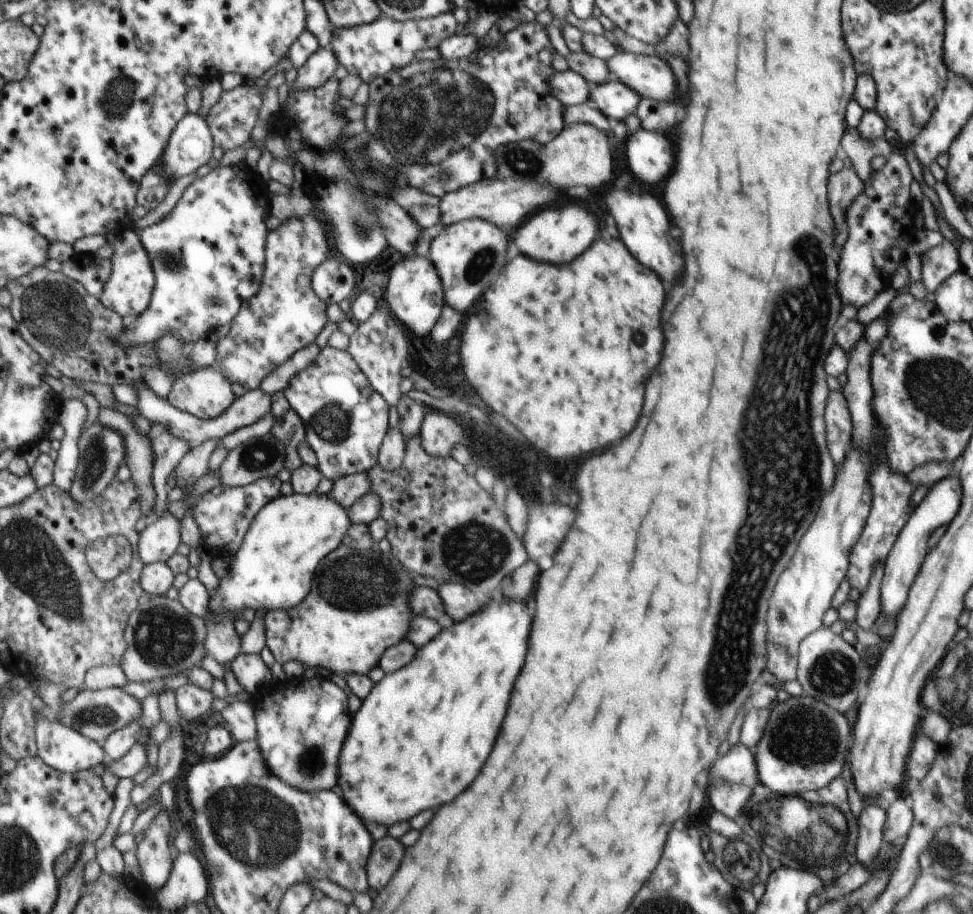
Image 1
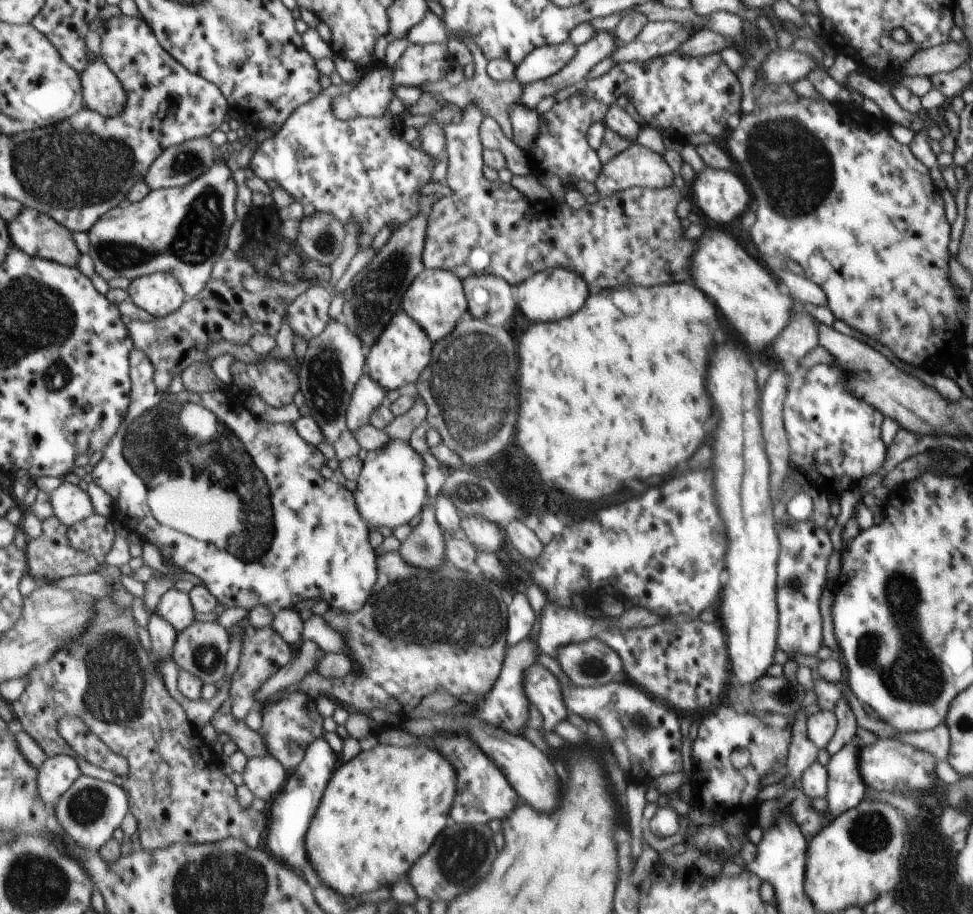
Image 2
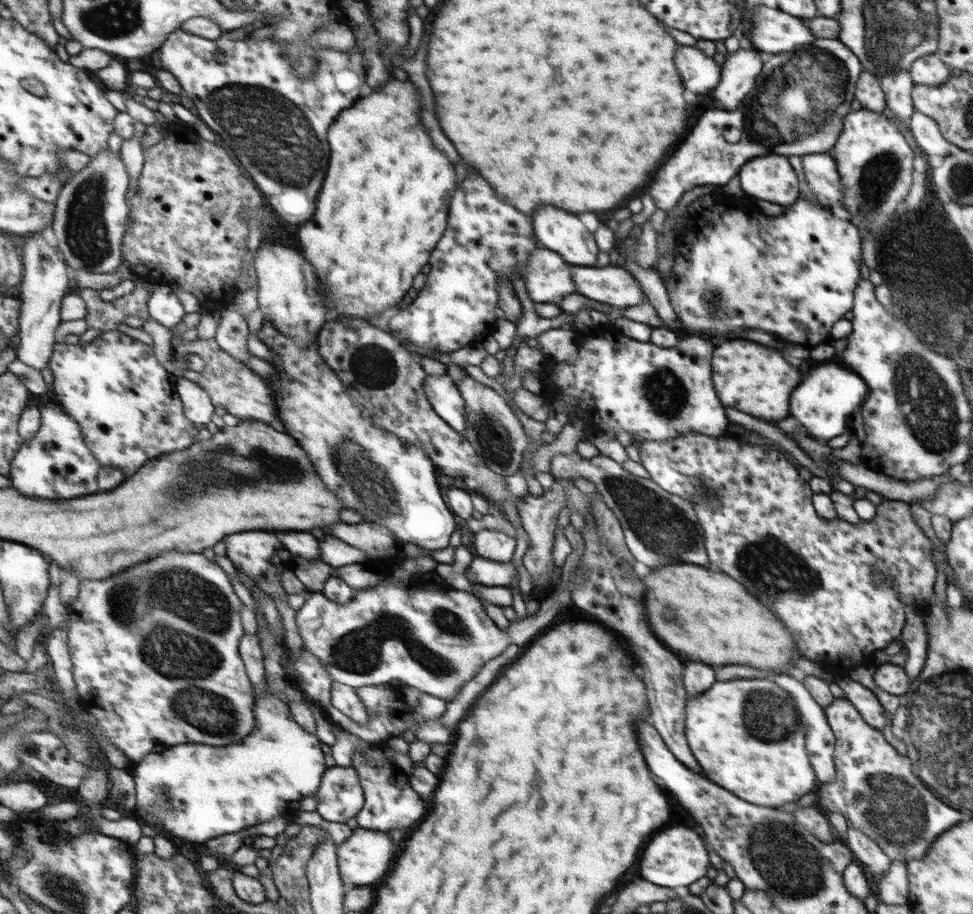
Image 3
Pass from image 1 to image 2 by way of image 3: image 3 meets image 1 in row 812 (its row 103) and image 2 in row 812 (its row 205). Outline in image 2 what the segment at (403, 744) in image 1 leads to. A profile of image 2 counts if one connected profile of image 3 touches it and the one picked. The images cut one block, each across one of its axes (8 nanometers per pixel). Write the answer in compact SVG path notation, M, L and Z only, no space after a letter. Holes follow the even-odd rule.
M378 743L374 748L361 751L359 756L355 759L345 763L344 766L336 772L336 778L332 778L332 786L328 787L328 794L325 794L324 806L320 806L318 816L316 816L316 822L312 823L311 832L308 833L308 854L312 850L312 862L316 864L318 872L320 872L320 878L334 890L338 890L340 894L344 896L360 896L361 894L371 893L376 888L384 887L384 884L392 884L392 880L396 876L402 876L410 870L410 866L424 854L428 852L428 848L432 846L434 838L446 828L446 820L448 820L448 814L450 814L450 808L452 808L452 802L454 802L454 796L456 796L456 772L452 768L452 763L448 762L447 758L444 758L443 754L440 754L439 750L434 748L428 748L428 746L396 746L385 745Z

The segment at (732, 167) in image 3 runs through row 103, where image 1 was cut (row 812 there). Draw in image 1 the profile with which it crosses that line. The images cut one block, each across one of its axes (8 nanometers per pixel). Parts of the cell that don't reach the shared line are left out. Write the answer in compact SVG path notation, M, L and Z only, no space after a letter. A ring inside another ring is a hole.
M836 778L830 785L820 790L810 790L800 794L800 797L785 797L774 795L768 786L762 783L756 784L752 790L750 800L737 816L743 832L761 842L762 850L772 860L778 860L780 864L792 867L796 870L818 872L820 868L836 868L846 862L849 854L854 854L859 828L854 814L850 811L848 803L847 784L843 778Z

